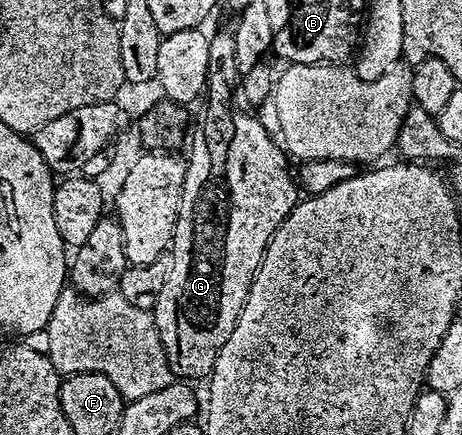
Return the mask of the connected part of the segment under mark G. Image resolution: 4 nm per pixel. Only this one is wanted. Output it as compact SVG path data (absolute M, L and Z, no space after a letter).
M231 60L211 66L206 86L208 110L192 141L192 154L186 157L180 218L170 246L170 275L162 291L156 294L150 309L168 356L169 367L180 379L211 378L214 363L242 315L252 289L252 280L260 270L272 236L302 200L301 186L294 176L294 169L288 166L290 157L281 142L277 138L276 142L268 134L267 127L258 118L232 110L236 80L236 66Z

